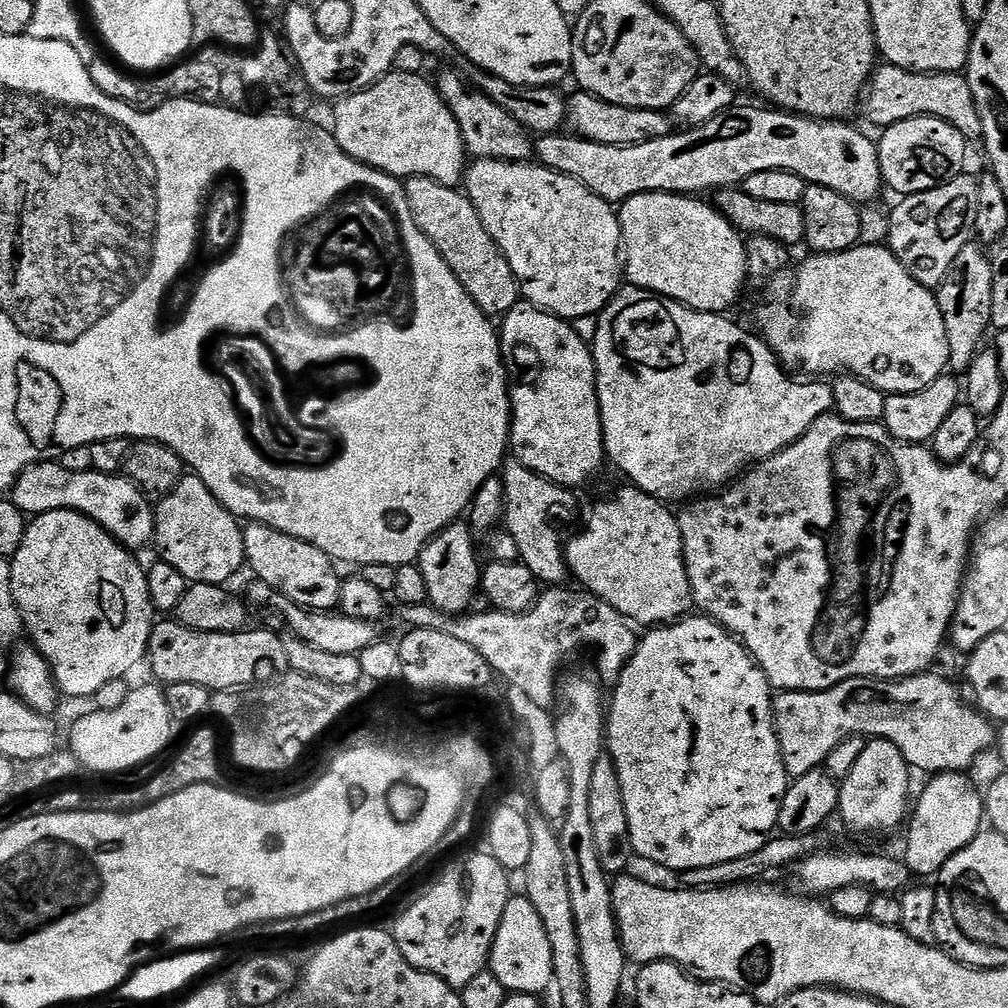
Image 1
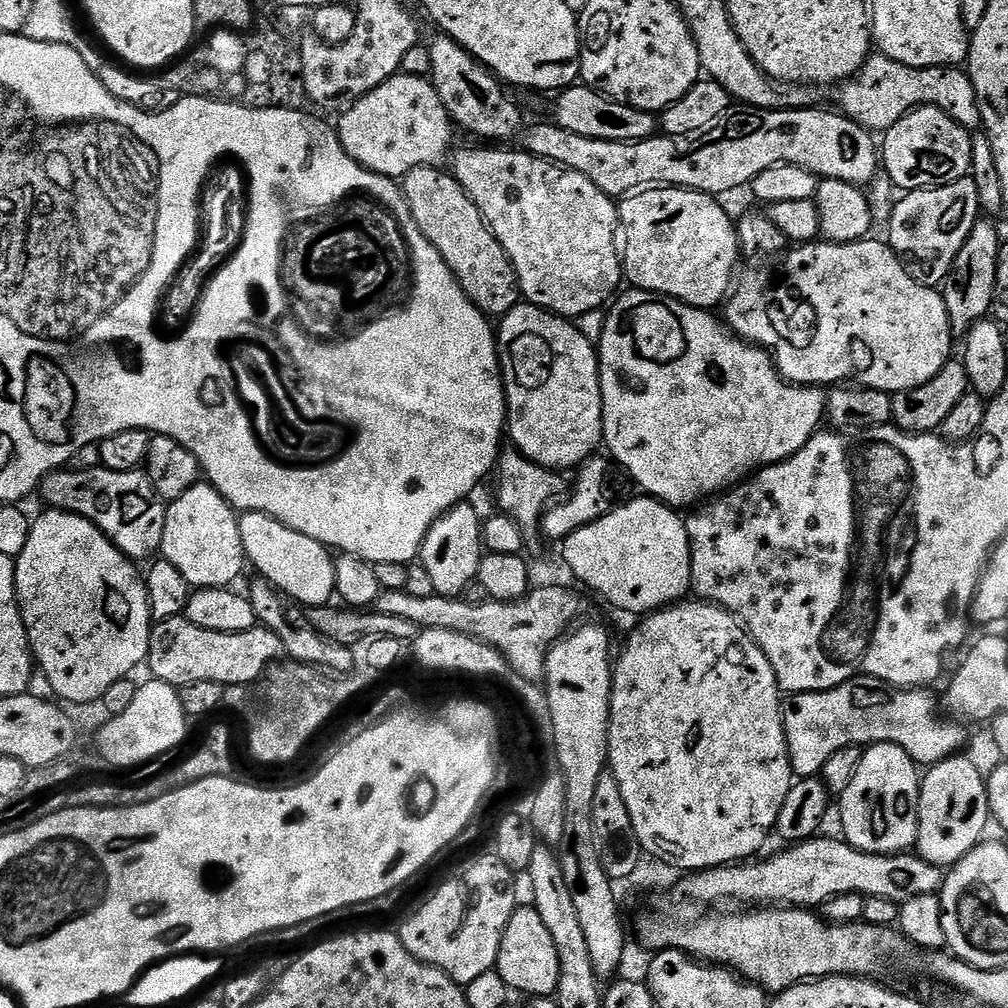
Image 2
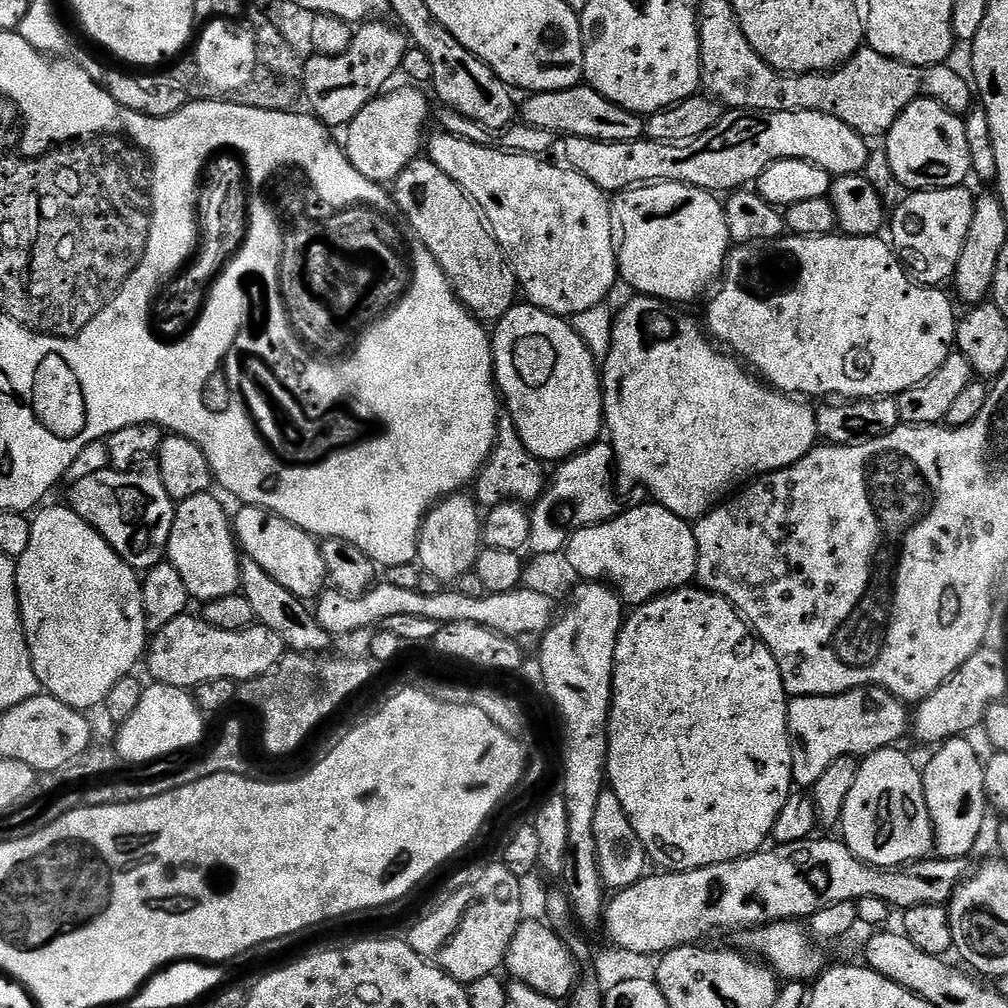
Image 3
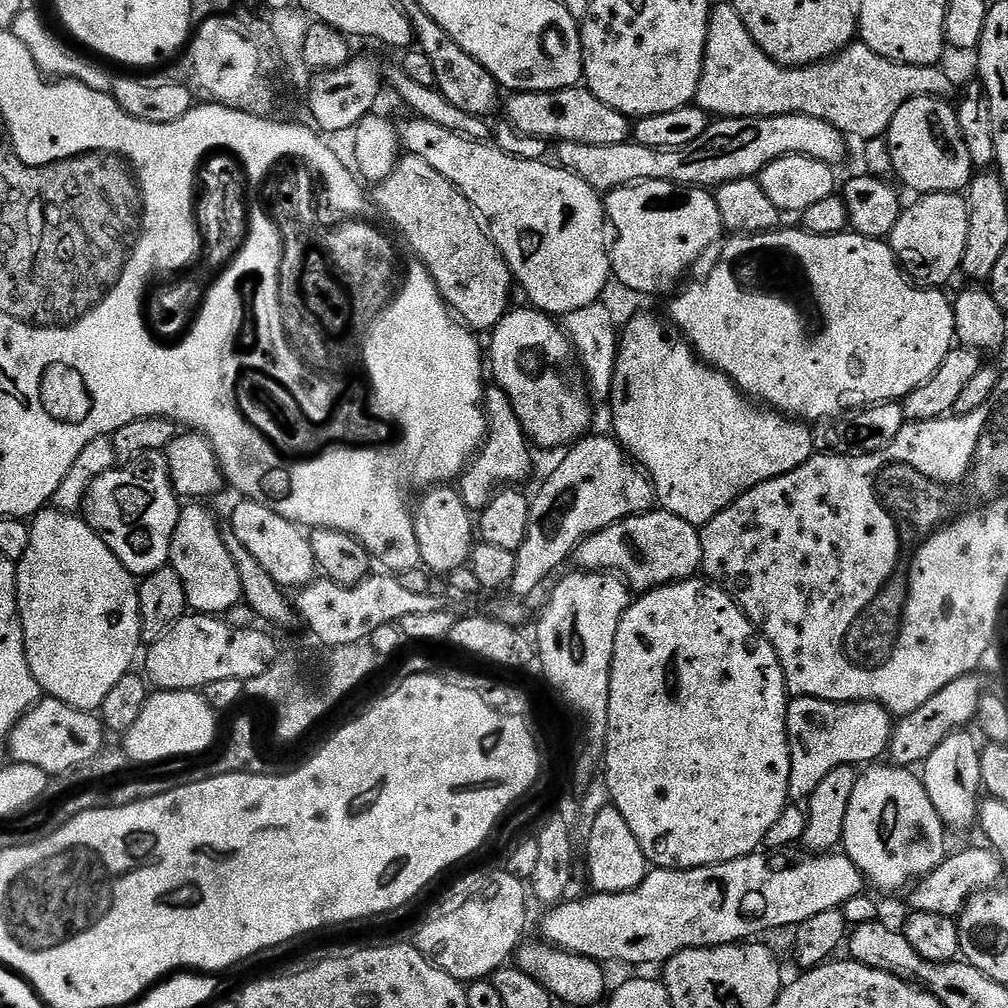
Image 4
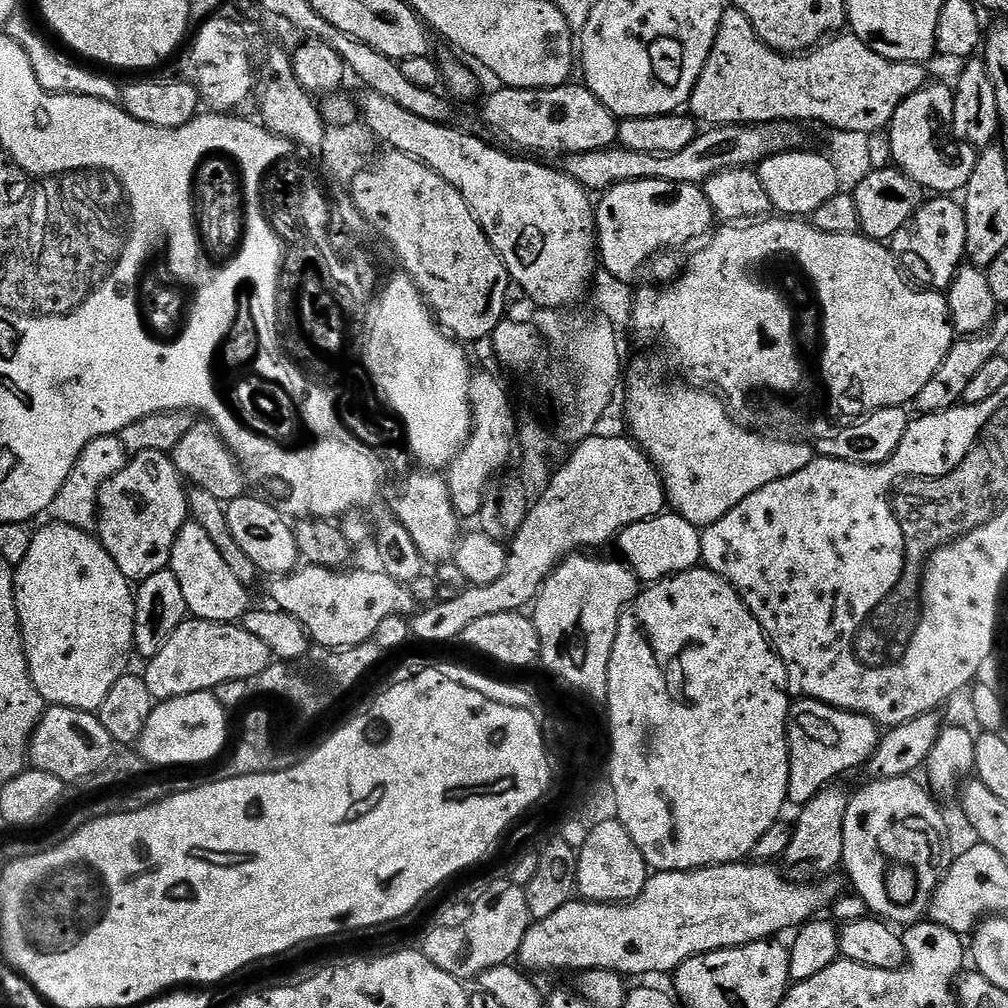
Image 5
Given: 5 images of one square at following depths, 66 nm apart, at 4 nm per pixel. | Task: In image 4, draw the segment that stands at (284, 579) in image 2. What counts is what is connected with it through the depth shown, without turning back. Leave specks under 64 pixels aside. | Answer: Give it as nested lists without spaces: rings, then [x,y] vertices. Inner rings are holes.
[[[241,499],[239,503],[232,512],[230,531],[250,554],[254,554],[258,566],[285,590],[296,590],[309,583],[318,572],[314,550],[308,542],[309,533],[301,525],[282,518],[282,514],[274,514],[274,510],[258,502]]]

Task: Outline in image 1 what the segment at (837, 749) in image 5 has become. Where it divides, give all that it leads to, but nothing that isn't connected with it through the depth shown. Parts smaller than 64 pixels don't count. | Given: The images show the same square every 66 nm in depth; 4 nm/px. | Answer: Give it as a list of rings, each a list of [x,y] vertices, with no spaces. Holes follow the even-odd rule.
[[[929,670],[902,680],[873,680],[871,676],[855,676],[821,692],[780,692],[774,700],[774,719],[776,733],[780,735],[780,753],[789,777],[805,776],[819,769],[827,761],[830,750],[834,750],[834,746],[847,736],[894,738],[898,750],[902,750],[904,761],[913,769],[921,768],[927,774],[971,769],[975,759],[993,747],[993,721],[969,701],[968,705],[946,677],[935,676],[934,673]]]

